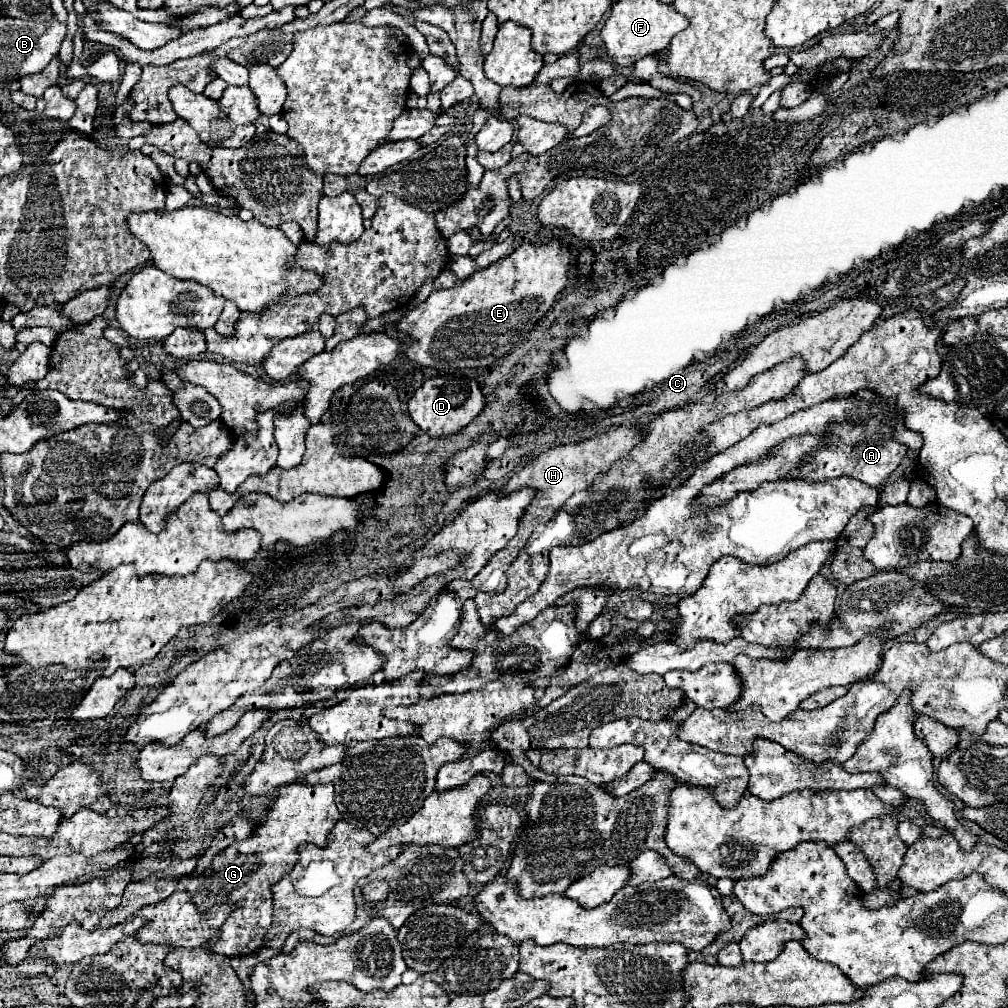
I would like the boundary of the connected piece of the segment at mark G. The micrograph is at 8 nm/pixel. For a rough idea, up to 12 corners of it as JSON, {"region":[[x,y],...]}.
{"region":[[282,785],[266,825],[180,879],[202,909],[238,905],[214,953],[264,947],[272,885],[326,845],[334,785]]}

